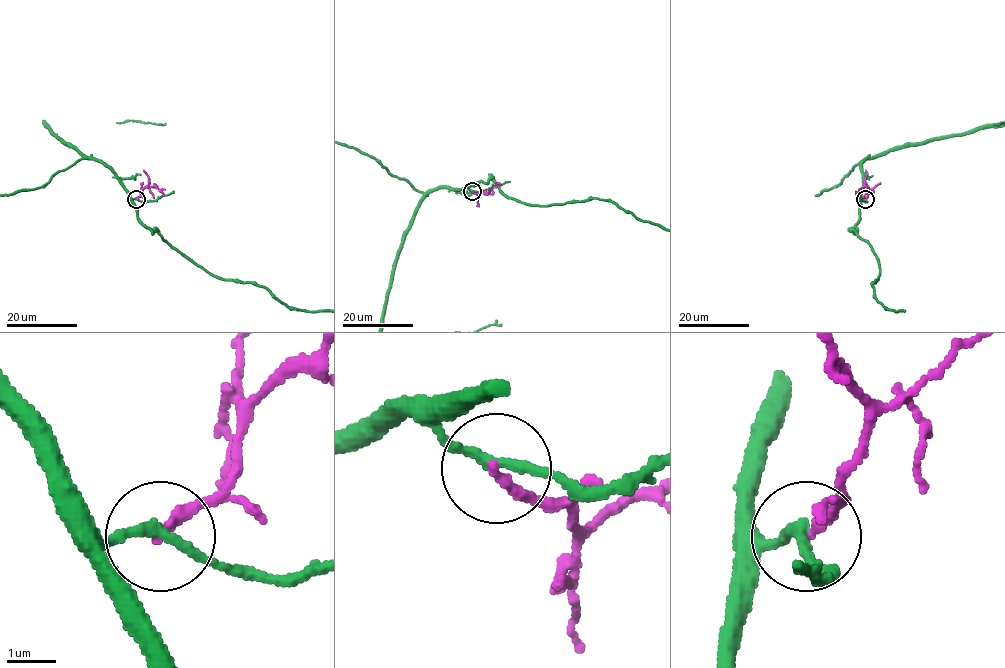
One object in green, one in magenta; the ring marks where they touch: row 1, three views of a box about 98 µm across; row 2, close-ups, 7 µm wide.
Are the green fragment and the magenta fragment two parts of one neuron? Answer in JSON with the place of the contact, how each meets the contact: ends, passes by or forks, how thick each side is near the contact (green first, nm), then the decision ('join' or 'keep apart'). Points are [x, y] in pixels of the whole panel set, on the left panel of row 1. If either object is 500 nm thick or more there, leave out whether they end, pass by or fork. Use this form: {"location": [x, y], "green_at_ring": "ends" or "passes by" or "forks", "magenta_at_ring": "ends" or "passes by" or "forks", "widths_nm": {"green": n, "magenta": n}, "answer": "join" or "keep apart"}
{"location": [136, 199], "green_at_ring": "passes by", "magenta_at_ring": "ends", "widths_nm": {"green": 200, "magenta": 240}, "answer": "keep apart"}

